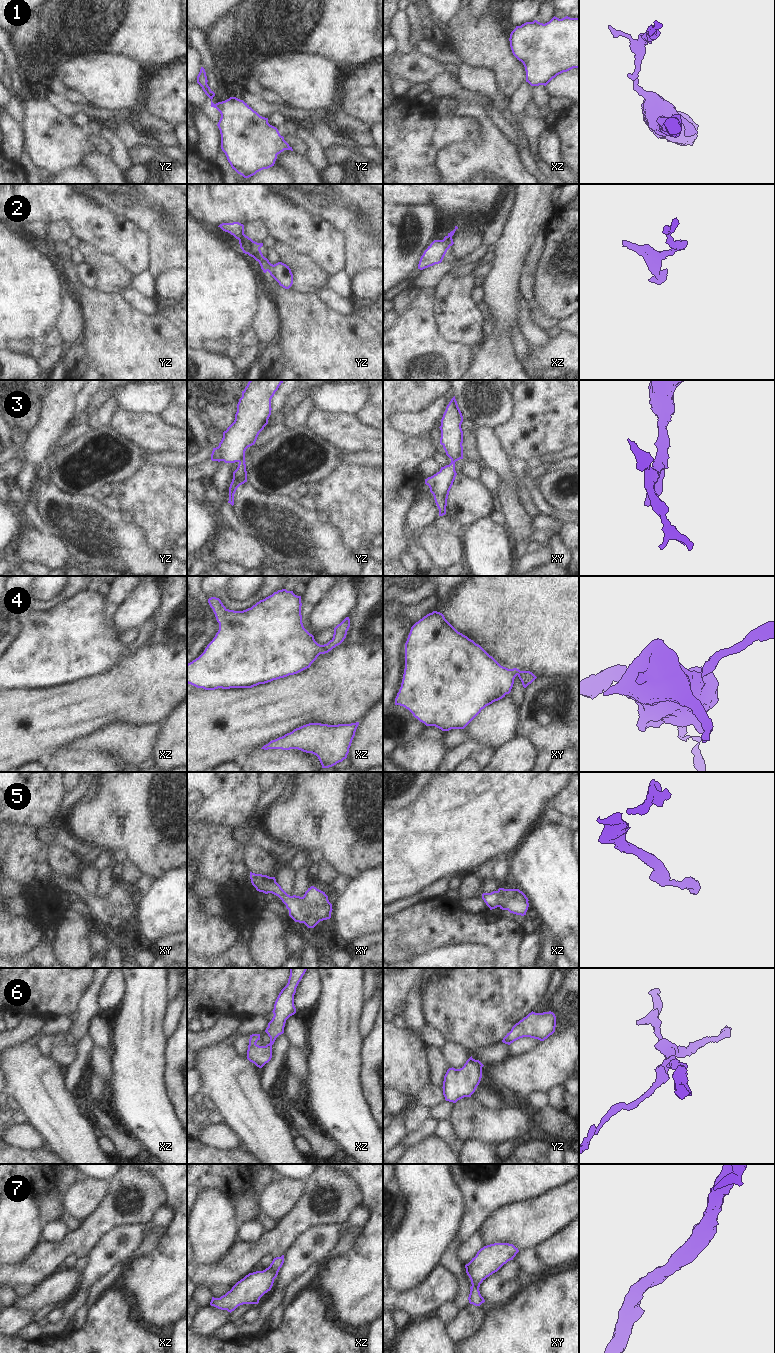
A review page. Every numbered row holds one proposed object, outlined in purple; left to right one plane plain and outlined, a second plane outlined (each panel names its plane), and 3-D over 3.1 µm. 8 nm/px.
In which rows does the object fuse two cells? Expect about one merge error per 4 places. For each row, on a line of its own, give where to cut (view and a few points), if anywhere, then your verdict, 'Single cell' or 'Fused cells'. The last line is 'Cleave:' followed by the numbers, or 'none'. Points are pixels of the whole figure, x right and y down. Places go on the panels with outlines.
1: No split. Single cell
2: Split along yz (243, 233), (238, 239). Fused cells
3: Split along yz (244, 458), (239, 462). Fused cells
4: No split. Single cell
5: No split. Single cell
6: No split. Single cell
7: No split. Single cell
Cleave: 2, 3.

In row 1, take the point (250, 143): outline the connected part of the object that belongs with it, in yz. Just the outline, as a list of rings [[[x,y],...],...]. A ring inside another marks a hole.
[[[201,67],[197,76],[197,83],[211,99],[211,107],[216,108],[221,118],[217,124],[221,134],[221,149],[225,153],[232,169],[244,178],[249,178],[257,172],[274,166],[277,155],[284,150],[293,151],[292,147],[280,135],[278,129],[268,123],[268,118],[260,116],[247,103],[236,97],[214,104],[215,93],[207,84],[205,69]]]

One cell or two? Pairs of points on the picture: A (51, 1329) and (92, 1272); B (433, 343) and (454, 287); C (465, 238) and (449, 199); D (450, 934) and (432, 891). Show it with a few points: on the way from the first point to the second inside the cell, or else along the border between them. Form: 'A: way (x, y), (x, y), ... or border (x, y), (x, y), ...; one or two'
A: way (66, 1317), (68, 1310), (79, 1299), (83, 1287); one
B: border (436, 304), (439, 330), (445, 337), (457, 342); two
C: border (464, 227), (458, 228); two
D: border (443, 894), (437, 897), (425, 898), (412, 905); two

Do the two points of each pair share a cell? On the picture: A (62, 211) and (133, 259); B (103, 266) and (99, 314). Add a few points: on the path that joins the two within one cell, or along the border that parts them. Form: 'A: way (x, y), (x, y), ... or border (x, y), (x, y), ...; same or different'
A: way (80, 213), (90, 223), (103, 229), (115, 241); same
B: border (93, 288), (104, 293), (117, 293), (119, 295); different

